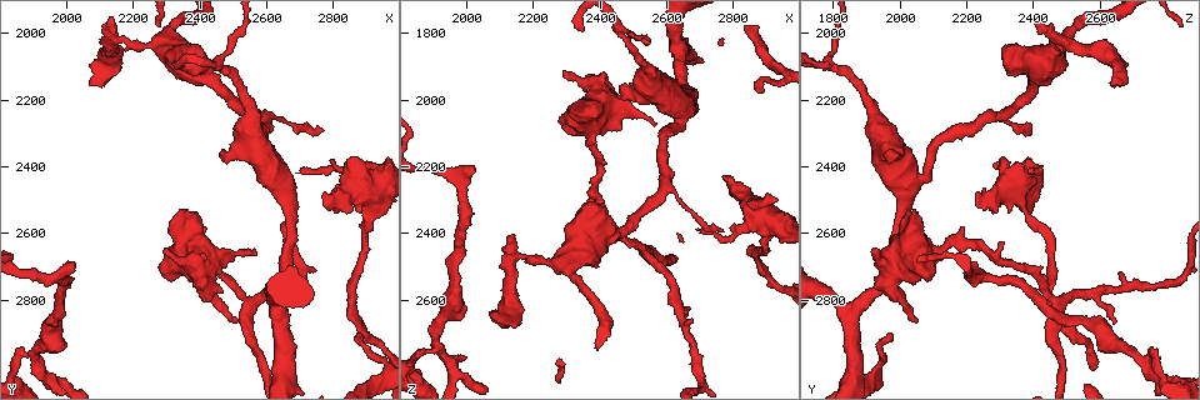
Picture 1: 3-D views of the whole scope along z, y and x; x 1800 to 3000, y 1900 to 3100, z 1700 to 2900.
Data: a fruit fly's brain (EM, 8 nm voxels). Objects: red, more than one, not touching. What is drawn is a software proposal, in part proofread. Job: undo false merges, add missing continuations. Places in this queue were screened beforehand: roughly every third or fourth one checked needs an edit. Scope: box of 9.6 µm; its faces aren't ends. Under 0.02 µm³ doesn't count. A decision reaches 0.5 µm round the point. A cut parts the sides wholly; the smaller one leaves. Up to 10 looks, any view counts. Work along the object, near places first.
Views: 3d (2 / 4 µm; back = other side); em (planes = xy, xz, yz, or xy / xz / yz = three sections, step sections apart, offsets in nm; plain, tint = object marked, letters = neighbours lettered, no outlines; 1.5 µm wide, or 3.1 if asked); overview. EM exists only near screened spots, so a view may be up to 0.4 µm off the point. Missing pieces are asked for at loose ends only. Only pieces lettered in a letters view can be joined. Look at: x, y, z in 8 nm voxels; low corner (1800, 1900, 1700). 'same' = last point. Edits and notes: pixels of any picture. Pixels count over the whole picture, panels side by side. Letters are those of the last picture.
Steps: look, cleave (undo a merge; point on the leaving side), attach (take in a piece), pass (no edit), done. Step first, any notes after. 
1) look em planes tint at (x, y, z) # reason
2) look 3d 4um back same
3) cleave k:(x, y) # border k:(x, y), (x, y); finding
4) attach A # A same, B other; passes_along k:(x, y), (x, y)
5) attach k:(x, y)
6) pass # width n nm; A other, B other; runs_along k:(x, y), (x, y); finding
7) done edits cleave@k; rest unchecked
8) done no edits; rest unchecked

look em planes plain at (1910, 2970, 2730) # two arms in line, one across

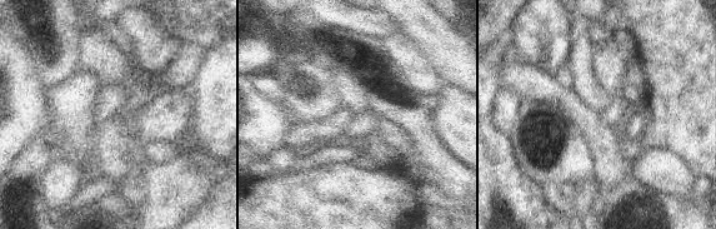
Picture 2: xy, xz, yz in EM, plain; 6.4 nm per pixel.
look em planes letters same # what lies round it

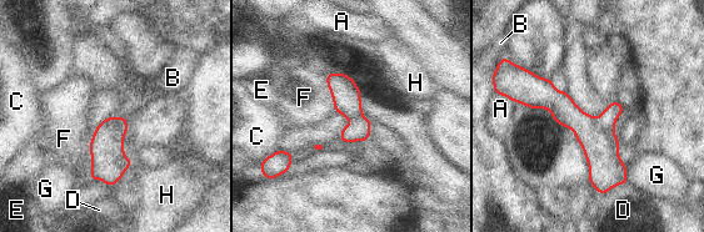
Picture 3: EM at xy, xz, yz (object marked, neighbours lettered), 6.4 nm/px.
cleave 3:(607, 120) # longest_contact F 280 nm; A other, B other, C other, D other, E other, F other, G other, H other; border 3:(595, 119), (604, 130), (613, 131); two neurons meet here

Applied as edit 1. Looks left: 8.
look overview

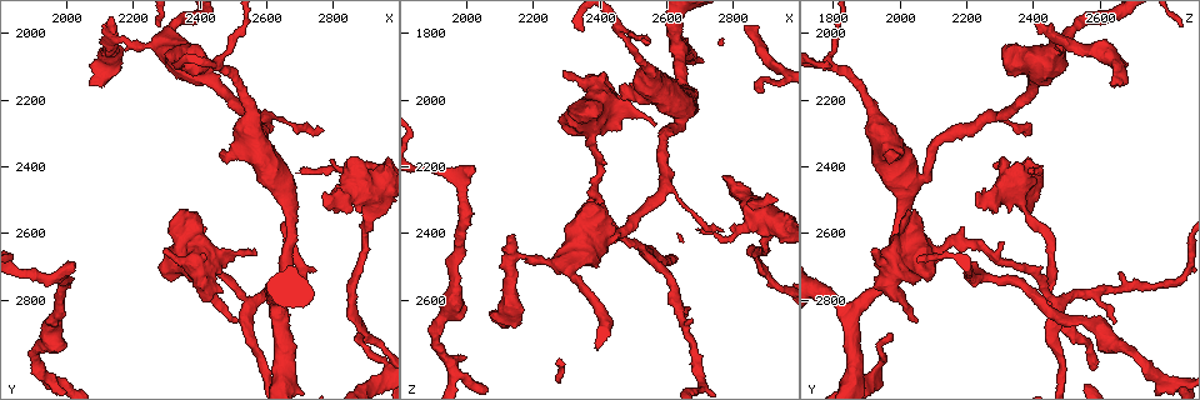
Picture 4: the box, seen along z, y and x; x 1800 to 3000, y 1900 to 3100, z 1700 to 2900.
look em yz step 8 tint at (2020, 2700, 2190) # branch stops here

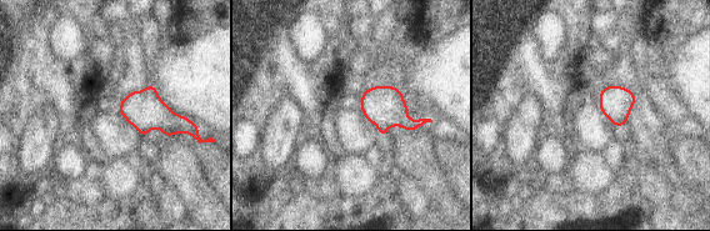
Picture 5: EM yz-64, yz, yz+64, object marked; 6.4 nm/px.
look em planes letters same

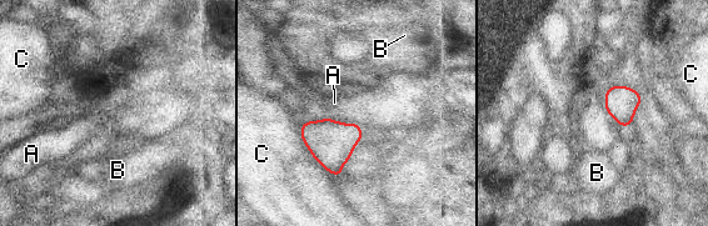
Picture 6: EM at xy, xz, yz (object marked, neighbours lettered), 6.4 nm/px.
pass # width 130 nm; A other, B other, C other; border 6:(325, 117), (332, 120); none of them fits

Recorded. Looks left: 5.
look em planes letters at (2420, 2580, 2180) # free end

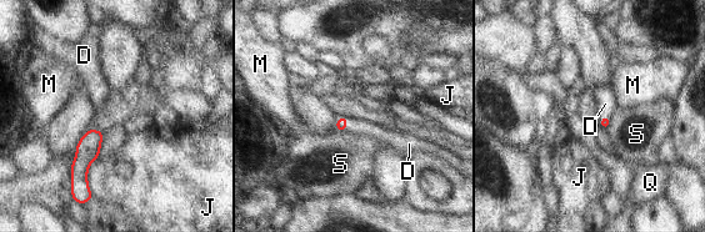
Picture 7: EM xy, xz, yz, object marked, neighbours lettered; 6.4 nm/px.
attach D # D same, J other, M other, Q other, S other; passes_along 7:(341, 122), (346, 124), (356, 126); the neuron continues

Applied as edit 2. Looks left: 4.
look 3d 2um at (2660, 2880, 2650) # branch stops here

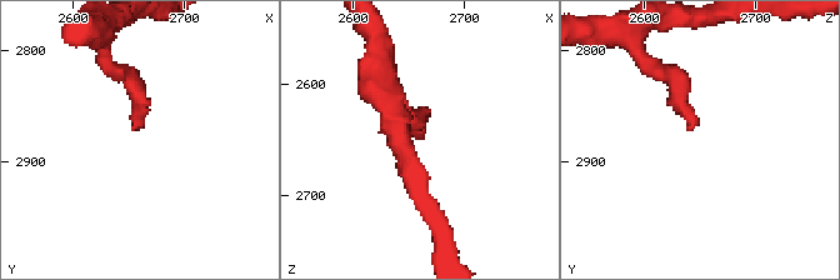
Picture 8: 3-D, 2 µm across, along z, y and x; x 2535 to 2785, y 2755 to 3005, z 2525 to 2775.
look em planes letters at (2654, 2870, 2644) # shape alone is not enough

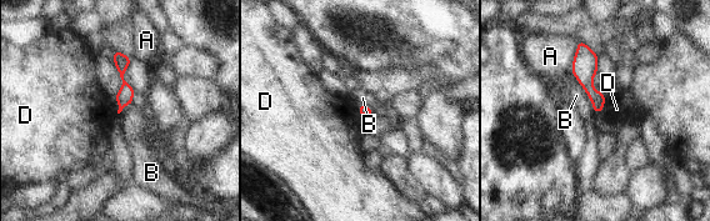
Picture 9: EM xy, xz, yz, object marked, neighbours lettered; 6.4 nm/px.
pass # A other, B other, D other; no lettered piece goes on from it

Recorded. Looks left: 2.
done edits cleave@3, attach@7; rest unchecked

